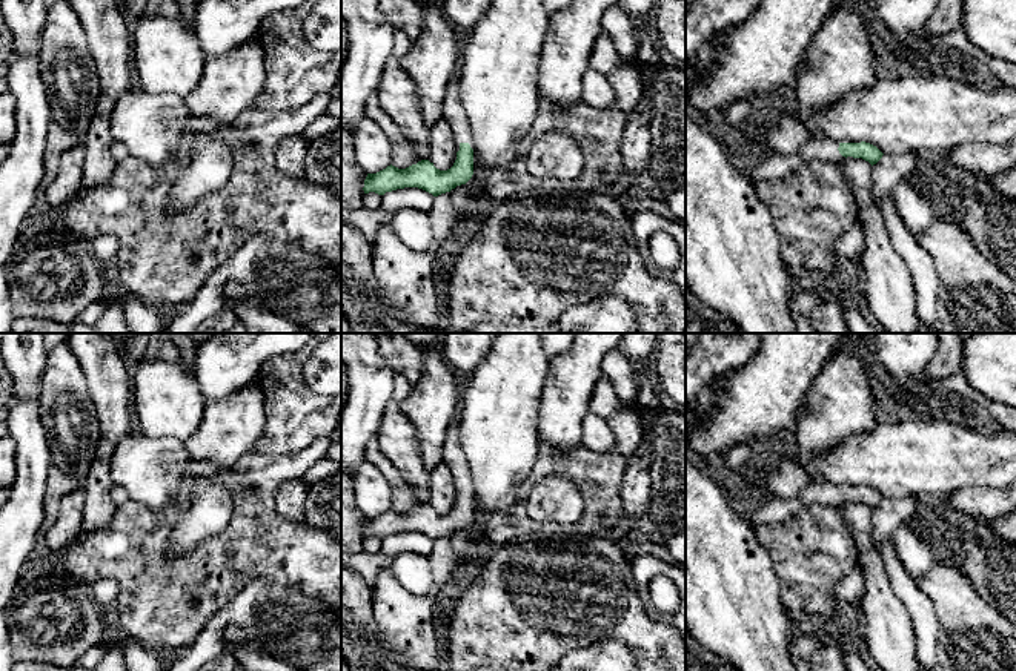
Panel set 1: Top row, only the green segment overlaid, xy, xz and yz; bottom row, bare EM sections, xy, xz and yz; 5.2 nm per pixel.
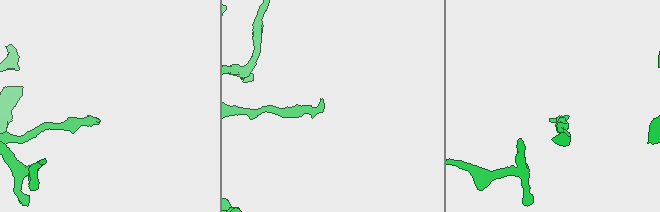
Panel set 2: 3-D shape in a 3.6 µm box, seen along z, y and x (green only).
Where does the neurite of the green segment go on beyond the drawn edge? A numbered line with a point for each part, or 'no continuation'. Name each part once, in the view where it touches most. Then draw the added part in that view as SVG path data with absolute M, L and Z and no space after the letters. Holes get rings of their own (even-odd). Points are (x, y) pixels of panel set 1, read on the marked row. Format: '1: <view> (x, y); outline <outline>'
1: xz (454, 112); outline M458 71L452 75L446 86L446 95L443 101L443 118L450 124L457 152L461 143L469 143L473 149L470 124L467 120L466 109L460 98L460 74Z

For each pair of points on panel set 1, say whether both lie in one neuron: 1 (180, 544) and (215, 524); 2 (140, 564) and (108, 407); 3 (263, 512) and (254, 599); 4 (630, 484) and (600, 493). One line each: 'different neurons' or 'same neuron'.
1: same neuron
2: different neurons
3: different neurons
4: different neurons

